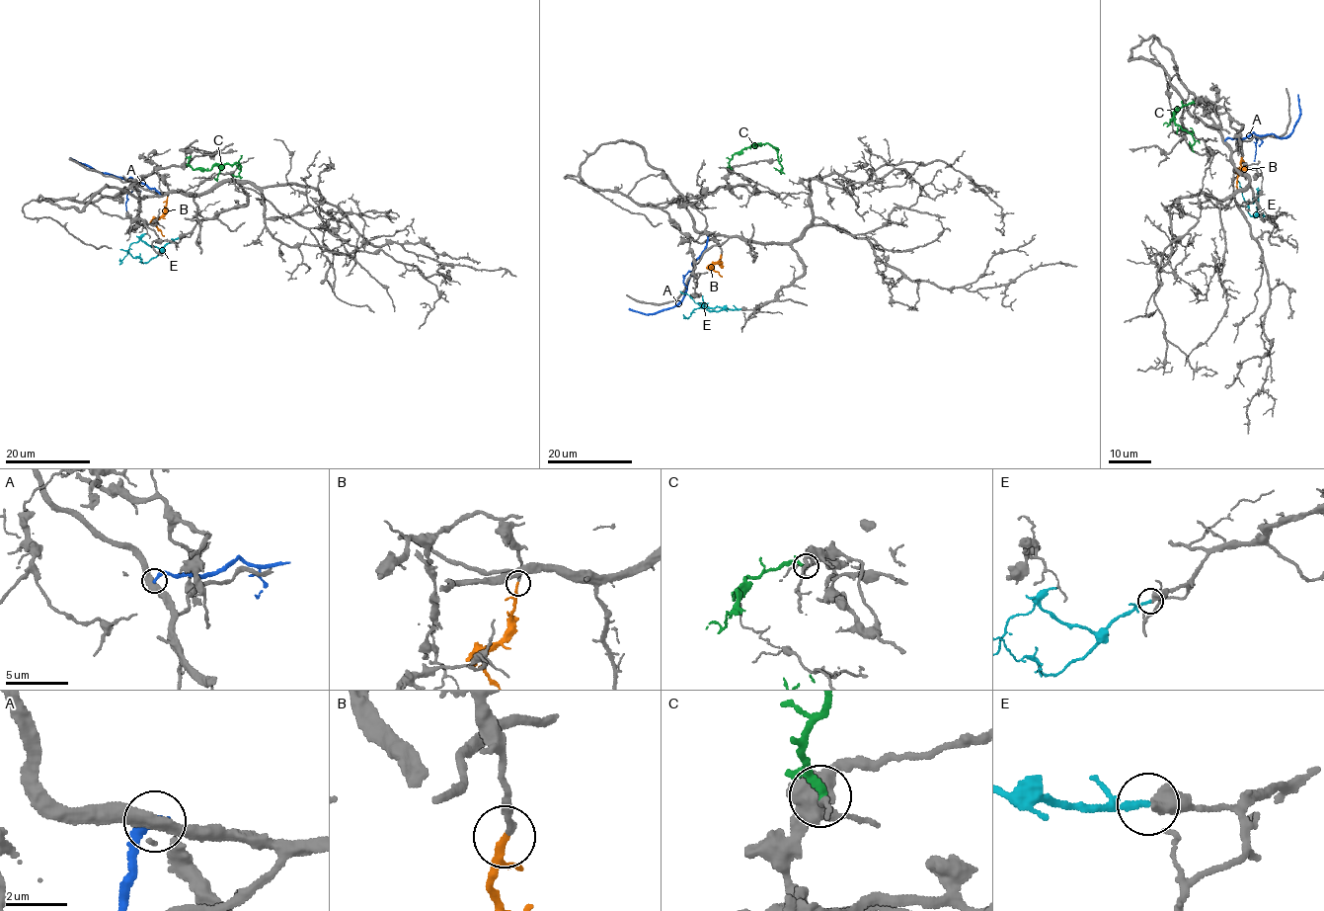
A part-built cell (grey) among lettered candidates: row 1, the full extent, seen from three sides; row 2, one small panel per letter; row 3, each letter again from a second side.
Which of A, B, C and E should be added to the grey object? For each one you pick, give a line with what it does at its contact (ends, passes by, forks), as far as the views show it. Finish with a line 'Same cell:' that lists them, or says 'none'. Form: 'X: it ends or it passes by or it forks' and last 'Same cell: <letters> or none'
B: it ends
E: it ends
Same cell: B, E

